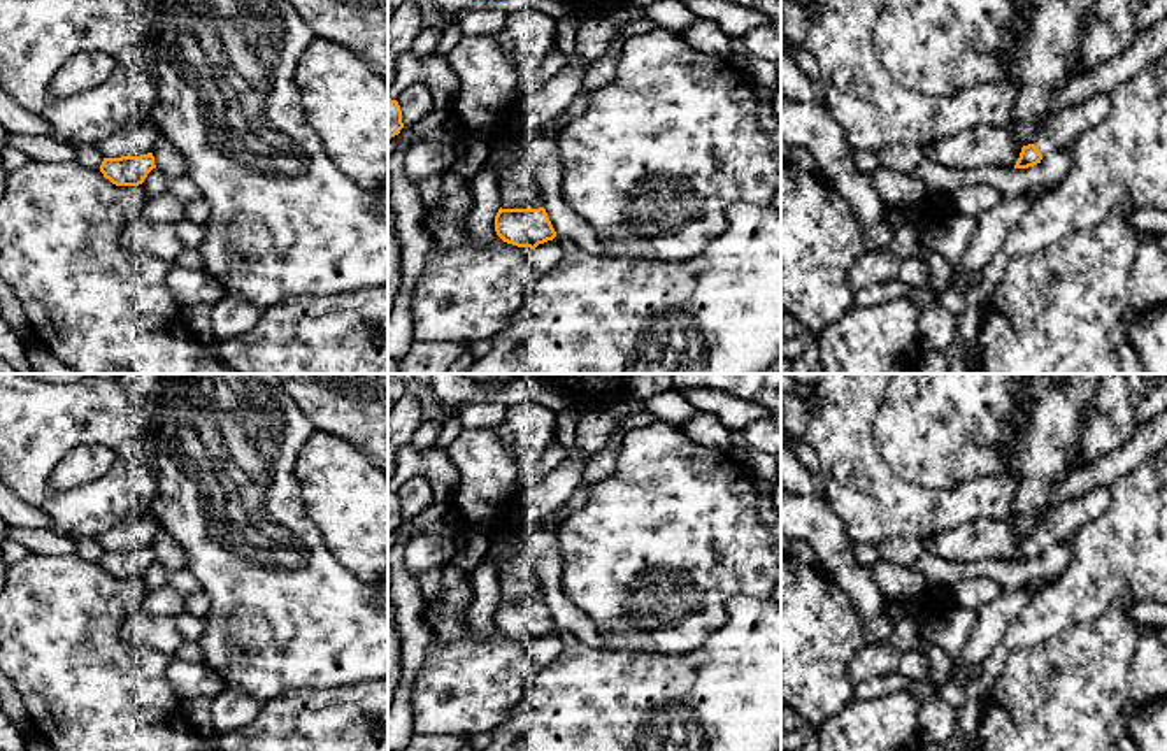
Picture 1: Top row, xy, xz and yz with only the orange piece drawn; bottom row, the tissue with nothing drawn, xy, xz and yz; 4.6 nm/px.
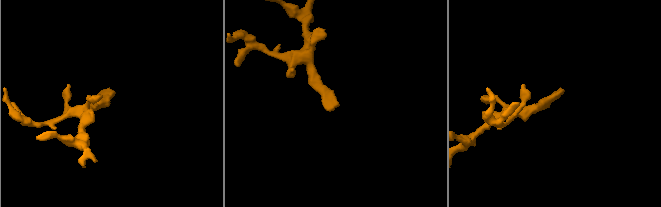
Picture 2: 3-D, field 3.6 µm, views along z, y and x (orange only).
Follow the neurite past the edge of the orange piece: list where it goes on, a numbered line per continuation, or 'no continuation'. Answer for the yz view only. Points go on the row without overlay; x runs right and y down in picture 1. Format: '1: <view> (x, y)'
1: yz (1062, 522)

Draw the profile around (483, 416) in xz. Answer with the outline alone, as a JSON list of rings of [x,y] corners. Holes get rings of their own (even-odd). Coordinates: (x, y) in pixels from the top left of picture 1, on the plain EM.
[[[477,404],[462,409],[458,419],[463,430],[490,430],[504,421],[505,412],[507,405],[502,404]]]

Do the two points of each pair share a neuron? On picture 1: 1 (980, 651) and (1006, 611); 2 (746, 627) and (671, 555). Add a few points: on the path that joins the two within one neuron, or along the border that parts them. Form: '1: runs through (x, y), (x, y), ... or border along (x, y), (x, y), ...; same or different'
1: runs through (981, 641), (995, 622); same
2: border along (762, 595), (734, 595), (727, 620), (704, 643); different

